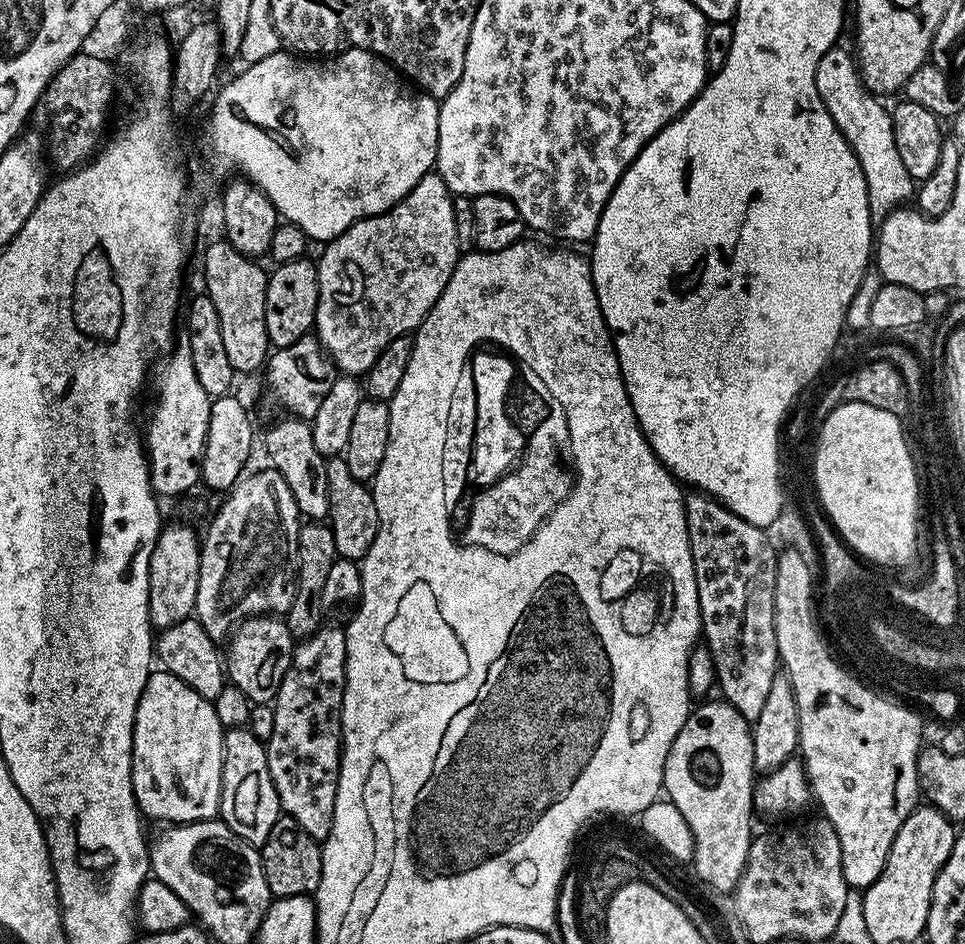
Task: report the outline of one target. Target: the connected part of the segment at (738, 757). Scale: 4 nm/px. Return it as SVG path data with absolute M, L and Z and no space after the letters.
M723 698L705 699L689 711L678 738L670 746L670 754L664 763L663 791L686 818L690 834L694 838L694 865L696 872L716 892L731 893L740 881L742 870L746 866L748 851L752 845L754 829L754 769L752 766L752 729L750 722L734 710Z

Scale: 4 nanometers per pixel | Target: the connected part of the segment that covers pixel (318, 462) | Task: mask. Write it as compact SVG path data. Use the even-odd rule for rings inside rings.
M299 418L280 420L264 436L264 448L268 451L267 463L276 469L282 478L286 478L286 486L290 486L290 494L294 494L294 502L298 506L301 517L308 522L327 521L330 510L330 481L326 479L328 460L314 446L312 425Z

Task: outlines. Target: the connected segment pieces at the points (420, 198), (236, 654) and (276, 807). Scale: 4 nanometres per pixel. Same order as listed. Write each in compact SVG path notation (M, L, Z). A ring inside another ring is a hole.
M438 174L424 176L395 206L377 216L355 220L347 230L327 241L317 270L317 310L314 335L320 339L327 359L343 375L363 377L374 366L378 354L394 338L415 333L428 311L436 305L450 274L454 274L462 250L454 226L453 192Z
M272 614L249 616L247 620L241 622L235 631L231 633L227 644L226 676L230 683L238 686L238 690L242 690L242 694L246 694L246 698L250 698L253 705L272 704L276 699L278 690L282 686L282 678L286 678L286 670L290 670L292 665L294 641L285 621Z
M247 726L229 728L224 733L224 765L220 787L219 819L228 829L253 846L263 844L270 826L281 816L280 799L274 790L268 765L268 749L265 741L258 739Z

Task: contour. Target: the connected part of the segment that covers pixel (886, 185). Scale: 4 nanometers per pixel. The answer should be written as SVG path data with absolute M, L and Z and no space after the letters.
M837 46L825 54L816 67L816 85L830 118L834 118L837 130L854 150L858 166L862 166L873 217L883 218L895 208L907 205L914 196L914 181L906 166L902 166L898 146L894 146L891 111L887 107L884 109L876 101L879 99L865 88L860 69L849 49L847 52L843 46Z

